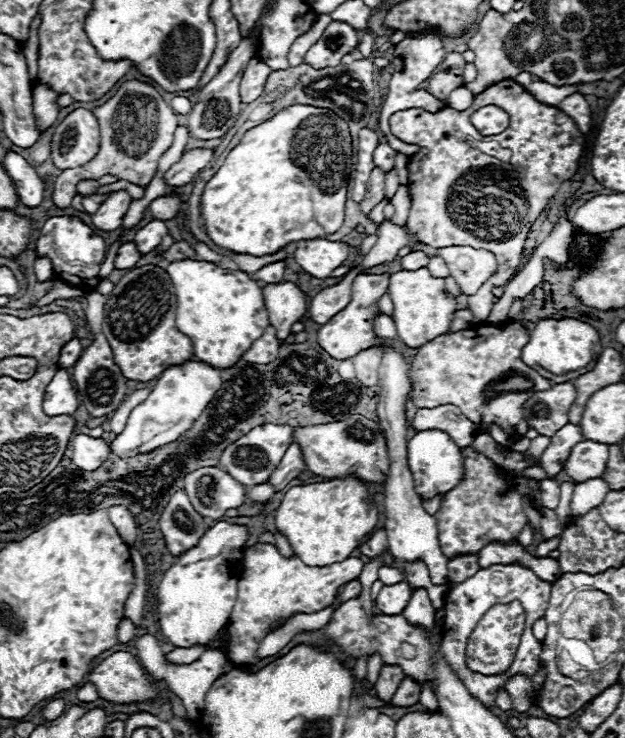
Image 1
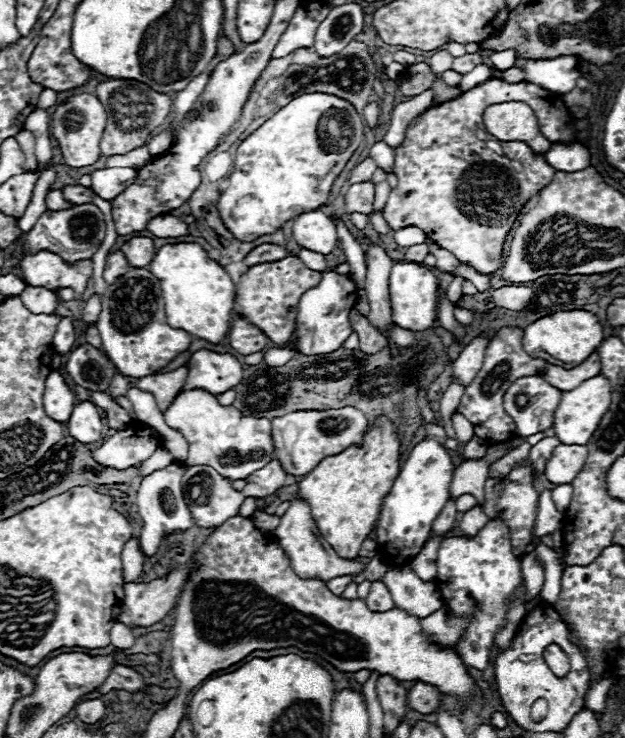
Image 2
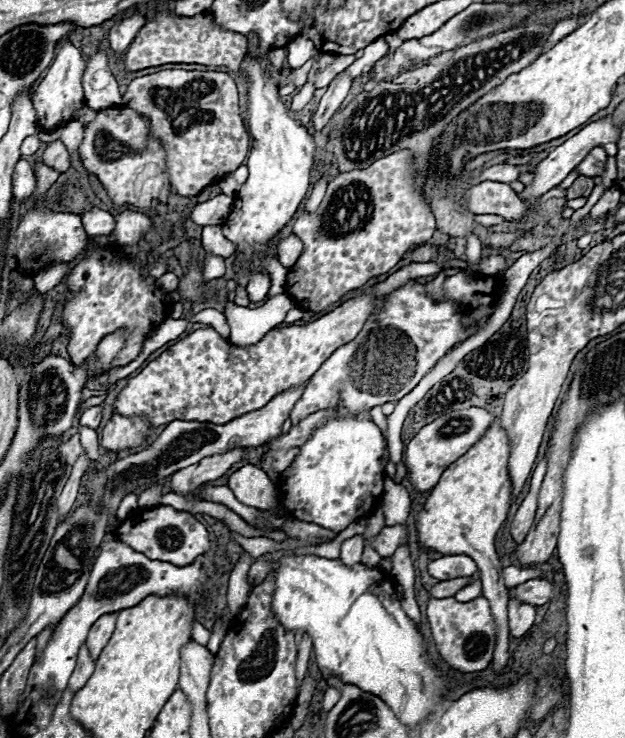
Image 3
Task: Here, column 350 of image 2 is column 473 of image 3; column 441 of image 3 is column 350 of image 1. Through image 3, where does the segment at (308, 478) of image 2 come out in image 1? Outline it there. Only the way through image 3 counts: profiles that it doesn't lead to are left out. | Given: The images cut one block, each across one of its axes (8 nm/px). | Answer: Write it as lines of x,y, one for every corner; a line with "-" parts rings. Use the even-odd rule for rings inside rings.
334,478
290,488
276,510
274,524
306,566
328,566
346,560
360,546
362,538
376,528
378,510
366,484
356,478

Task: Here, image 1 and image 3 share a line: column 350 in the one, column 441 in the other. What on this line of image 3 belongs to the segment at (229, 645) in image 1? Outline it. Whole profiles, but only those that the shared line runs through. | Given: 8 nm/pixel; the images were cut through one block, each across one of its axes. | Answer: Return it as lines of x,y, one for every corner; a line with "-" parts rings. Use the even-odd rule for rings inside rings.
454,554
454,556
442,556
438,560
432,560
428,572
438,580
454,580
454,578
468,578
476,574
478,566
470,562
470,556

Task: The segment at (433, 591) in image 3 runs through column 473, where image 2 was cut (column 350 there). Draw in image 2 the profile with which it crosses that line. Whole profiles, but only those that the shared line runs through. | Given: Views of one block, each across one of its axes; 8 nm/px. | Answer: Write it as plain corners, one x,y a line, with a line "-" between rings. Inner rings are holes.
338,576
338,578
332,578
332,580
328,582
328,588
330,588
332,594
340,596
350,582
352,582
352,576

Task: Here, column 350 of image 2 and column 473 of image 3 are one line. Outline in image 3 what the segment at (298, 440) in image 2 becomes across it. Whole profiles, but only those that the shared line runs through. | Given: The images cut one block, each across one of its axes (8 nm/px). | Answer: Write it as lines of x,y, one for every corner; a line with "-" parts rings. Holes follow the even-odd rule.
466,408
466,410
454,410
446,412
434,422
426,424
406,446
406,468
410,476
410,484
416,492
430,492
438,480
440,474
456,462
464,452
468,452
470,446
474,446
480,436
488,430
488,426
494,422
496,416
488,414
484,408

